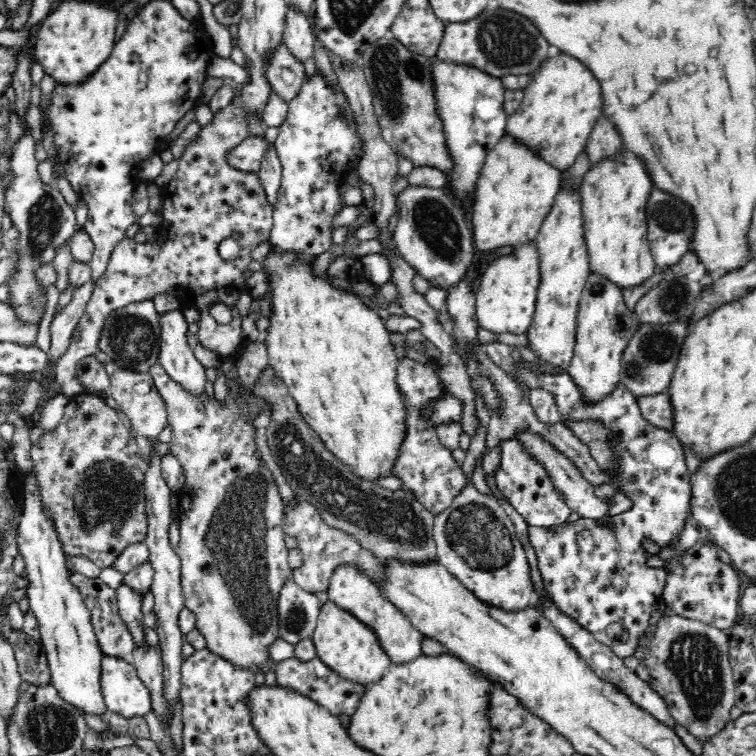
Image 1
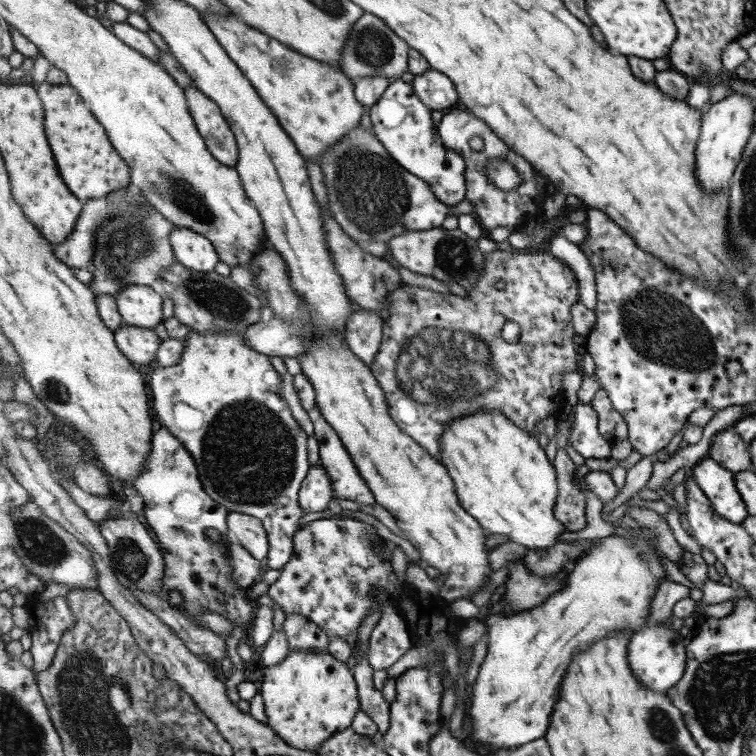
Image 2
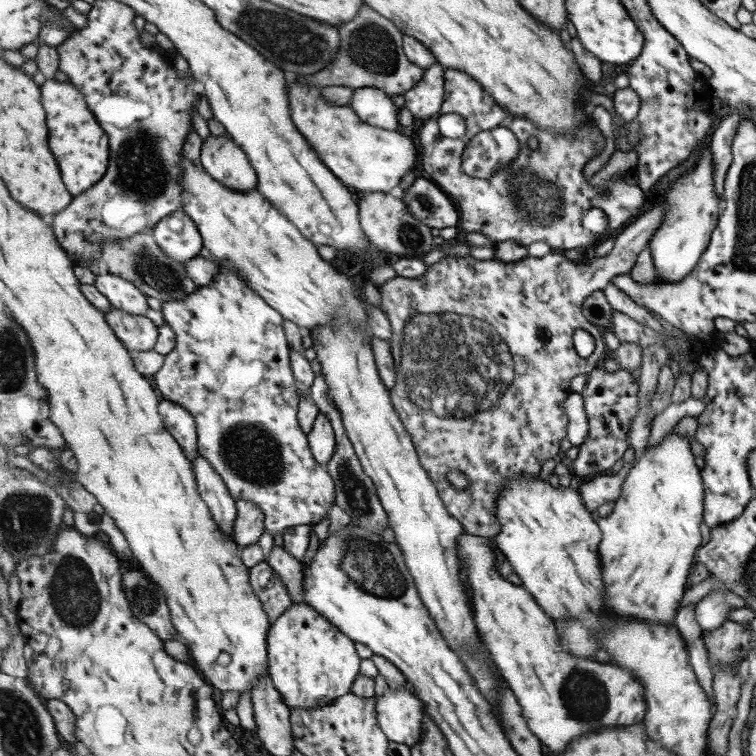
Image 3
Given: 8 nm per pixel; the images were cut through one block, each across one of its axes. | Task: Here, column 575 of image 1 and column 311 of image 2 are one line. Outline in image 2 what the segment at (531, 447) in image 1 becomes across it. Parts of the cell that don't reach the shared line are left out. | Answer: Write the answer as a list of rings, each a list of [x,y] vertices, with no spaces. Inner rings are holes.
[[[321,462],[315,463],[309,469],[308,478],[300,490],[300,505],[307,512],[323,512],[329,508],[334,497],[331,477],[327,469]]]

